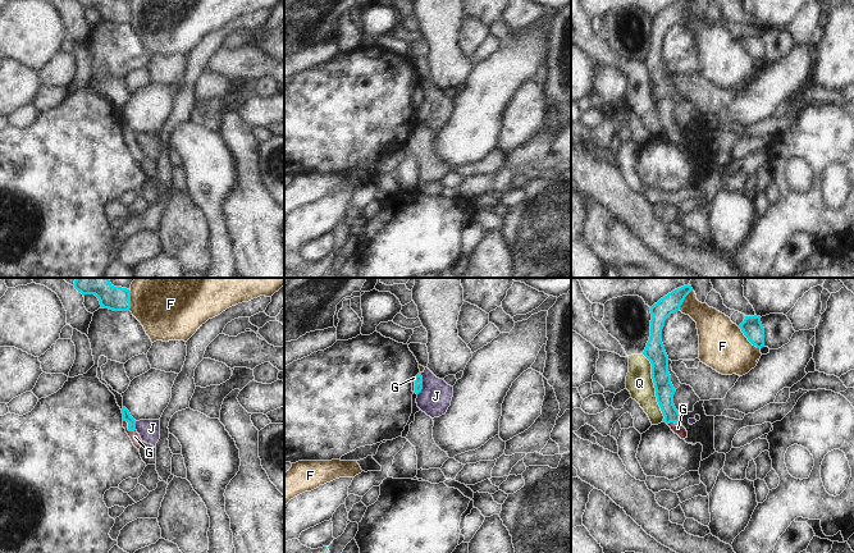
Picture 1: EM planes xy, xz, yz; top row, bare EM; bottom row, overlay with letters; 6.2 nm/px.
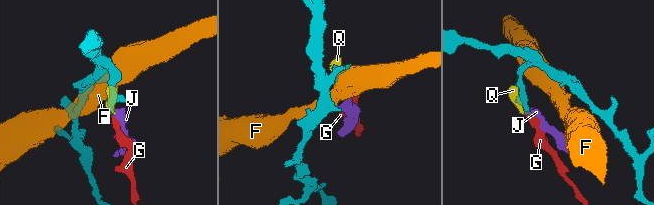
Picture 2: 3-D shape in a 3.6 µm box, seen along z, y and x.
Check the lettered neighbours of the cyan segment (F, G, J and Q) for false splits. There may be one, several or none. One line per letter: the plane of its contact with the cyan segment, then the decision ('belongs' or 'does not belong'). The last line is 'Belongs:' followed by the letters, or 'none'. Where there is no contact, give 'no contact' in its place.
F: meets cyan in yz; does not belong
G: meets cyan in xy; belongs
J: meets cyan in xz; does not belong
Q: meets cyan in yz; does not belong
Belongs: G

